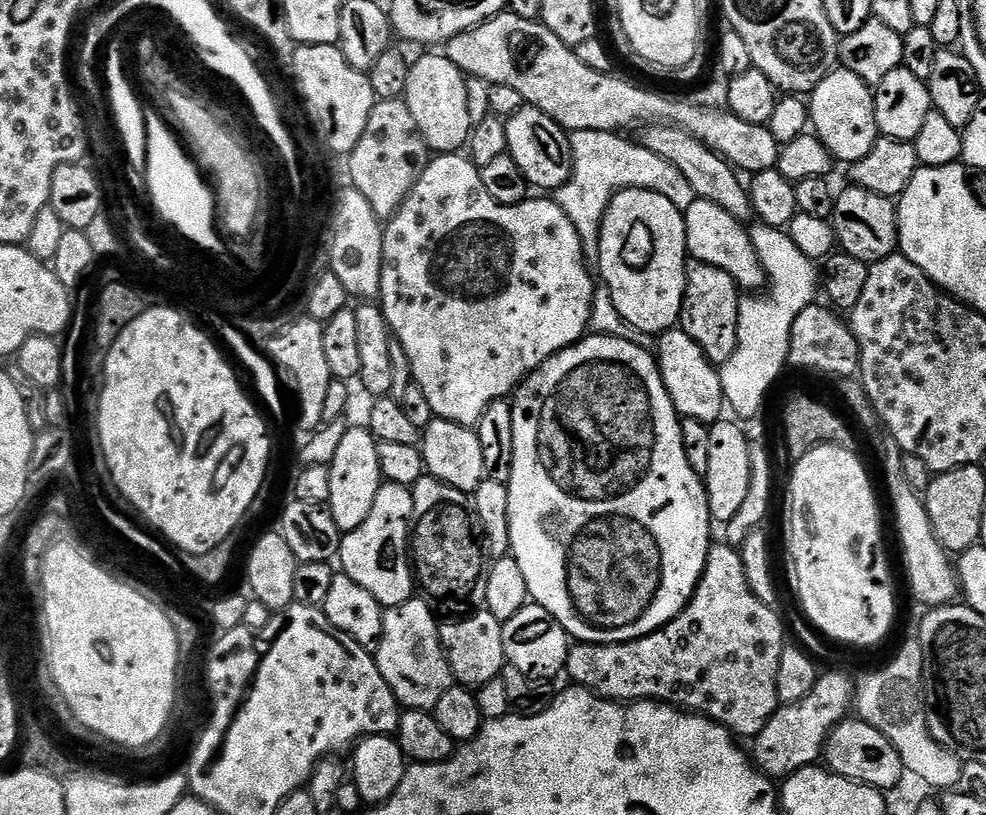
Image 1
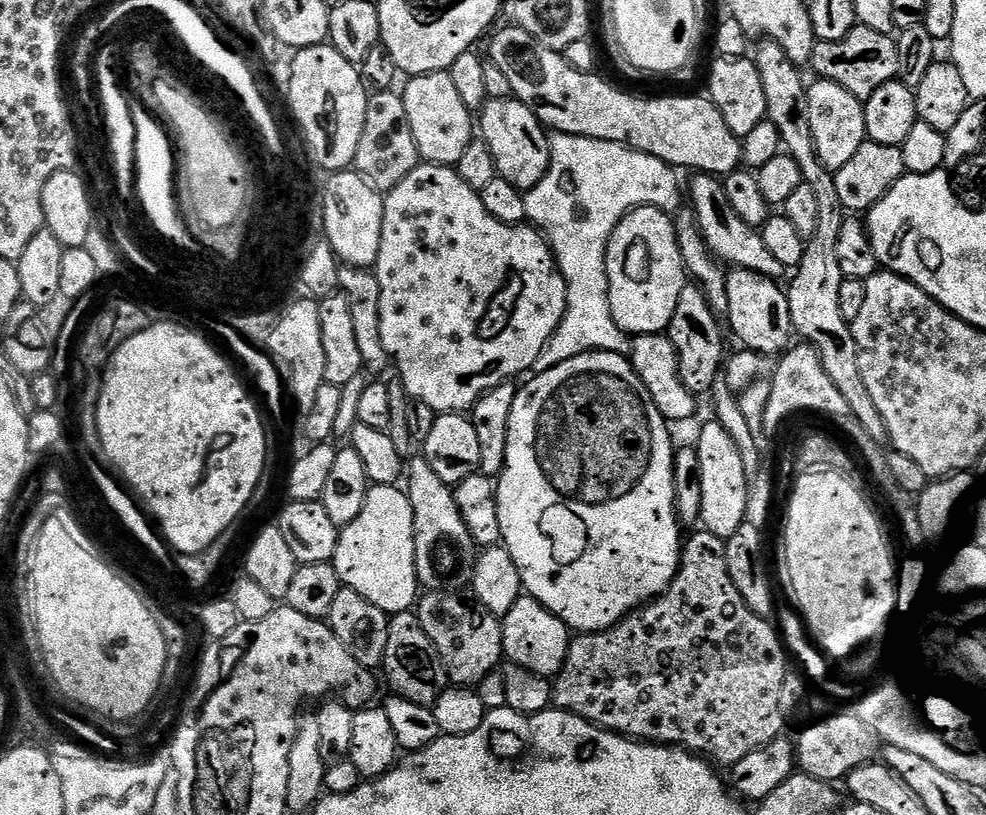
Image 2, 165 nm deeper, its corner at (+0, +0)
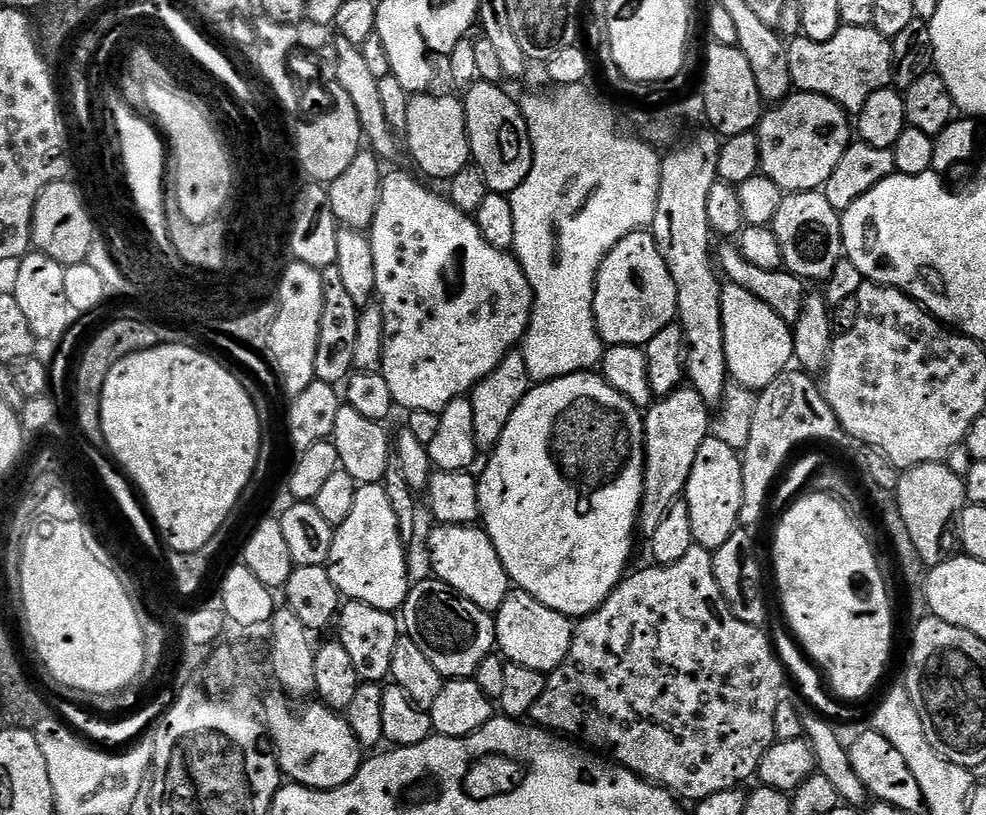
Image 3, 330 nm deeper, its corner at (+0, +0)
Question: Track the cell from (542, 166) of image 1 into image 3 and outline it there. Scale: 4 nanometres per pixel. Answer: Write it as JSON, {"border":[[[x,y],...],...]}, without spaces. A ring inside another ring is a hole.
{"border":[[[476,82],[467,89],[468,97],[463,97],[464,117],[468,127],[468,145],[472,151],[471,163],[482,170],[482,178],[486,178],[486,186],[489,192],[503,192],[510,194],[526,182],[526,174],[532,169],[532,143],[528,127],[524,121],[524,115],[520,112],[520,105],[514,99],[511,100],[503,92],[500,84],[485,84]]]}

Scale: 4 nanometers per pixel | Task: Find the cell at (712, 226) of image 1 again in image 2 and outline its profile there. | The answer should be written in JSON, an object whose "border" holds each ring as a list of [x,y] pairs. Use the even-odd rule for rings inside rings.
{"border":[[[733,267],[726,275],[727,327],[730,332],[732,327],[733,334],[744,343],[741,345],[747,351],[758,352],[765,358],[783,353],[794,340],[788,293],[780,287],[777,281],[758,272],[751,272],[749,268]]]}

